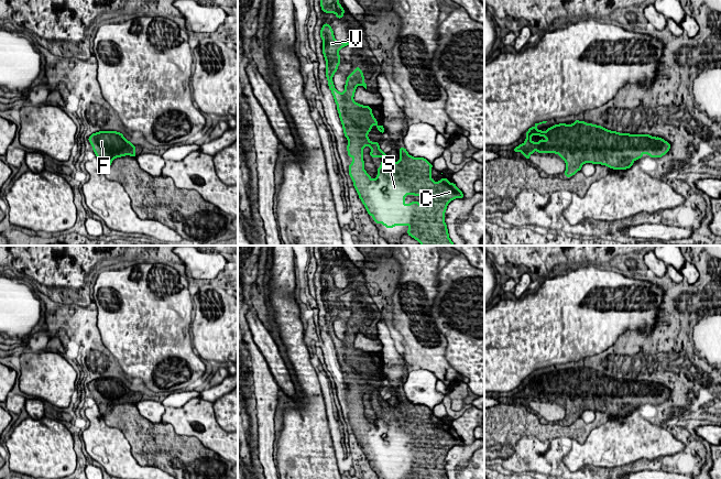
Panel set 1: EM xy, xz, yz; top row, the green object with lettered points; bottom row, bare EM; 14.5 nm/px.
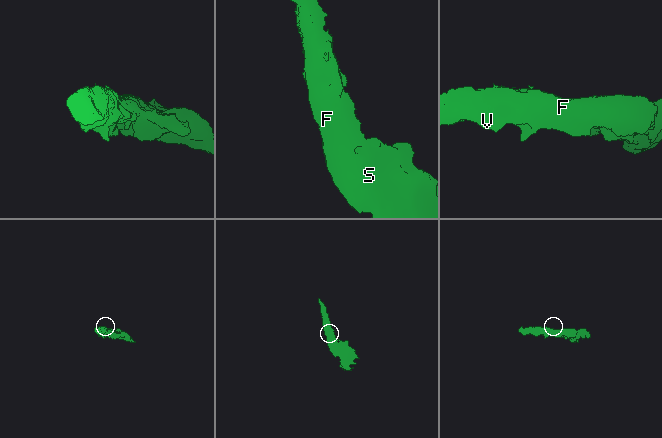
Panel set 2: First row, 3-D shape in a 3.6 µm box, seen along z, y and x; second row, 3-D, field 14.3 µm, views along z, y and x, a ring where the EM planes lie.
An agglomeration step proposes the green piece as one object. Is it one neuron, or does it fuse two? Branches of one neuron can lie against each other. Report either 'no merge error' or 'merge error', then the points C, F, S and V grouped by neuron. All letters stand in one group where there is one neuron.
no merge error | C F S V

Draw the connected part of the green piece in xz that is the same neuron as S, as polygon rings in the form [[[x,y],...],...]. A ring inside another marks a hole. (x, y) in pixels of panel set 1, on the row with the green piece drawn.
[[[328,23],[323,25],[320,37],[328,86],[348,139],[348,155],[353,159],[349,165],[349,175],[368,214],[373,217],[373,221],[386,228],[408,225],[407,235],[422,246],[455,246],[449,238],[445,213],[451,200],[463,198],[462,192],[445,177],[435,182],[431,178],[433,164],[426,159],[414,157],[405,148],[400,148],[401,159],[395,163],[380,149],[376,141],[370,141],[368,133],[373,126],[381,133],[385,131],[382,124],[378,124],[370,106],[353,100],[358,86],[362,85],[365,89],[368,87],[362,70],[358,66],[348,75],[343,92],[339,92],[332,81],[340,64],[338,52],[353,42],[351,39],[338,42]],[[364,146],[371,148],[371,157],[383,159],[375,178],[364,170]],[[406,195],[419,195],[424,204],[415,200],[406,205]]]

